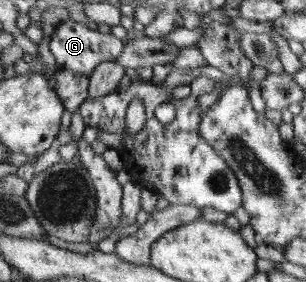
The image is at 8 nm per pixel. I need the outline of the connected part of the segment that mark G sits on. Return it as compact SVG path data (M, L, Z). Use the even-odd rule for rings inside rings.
M68 20L59 24L54 31L49 42L49 48L61 68L90 77L100 63L118 60L126 50L126 42L116 38L111 33L102 34L98 30L89 30L85 23Z

